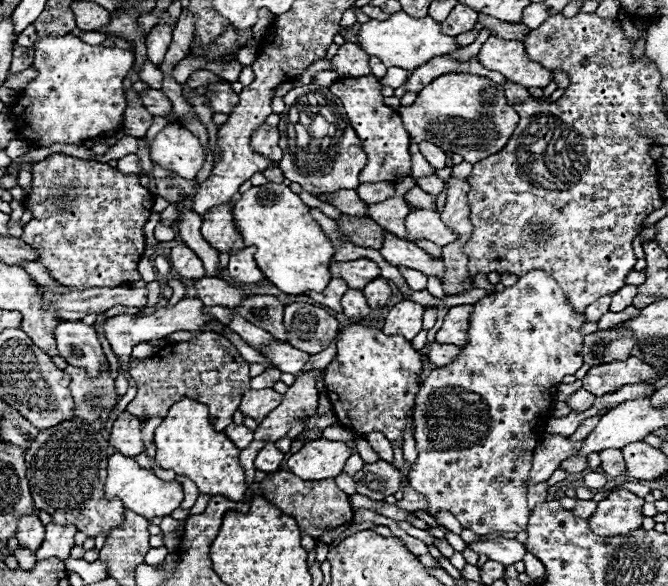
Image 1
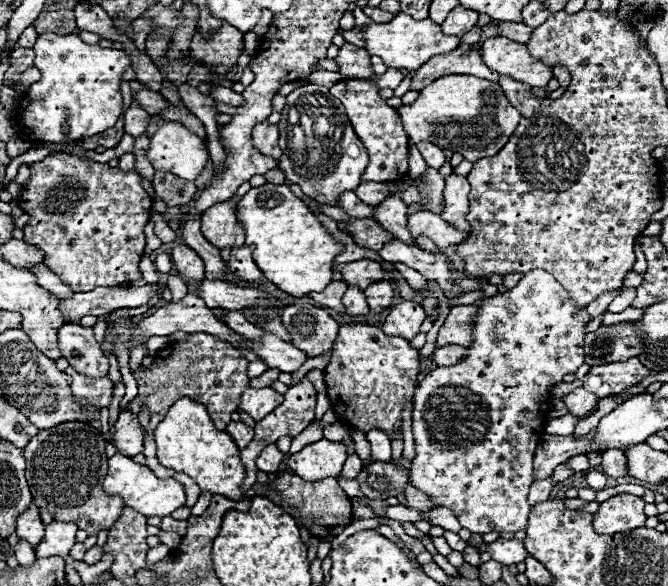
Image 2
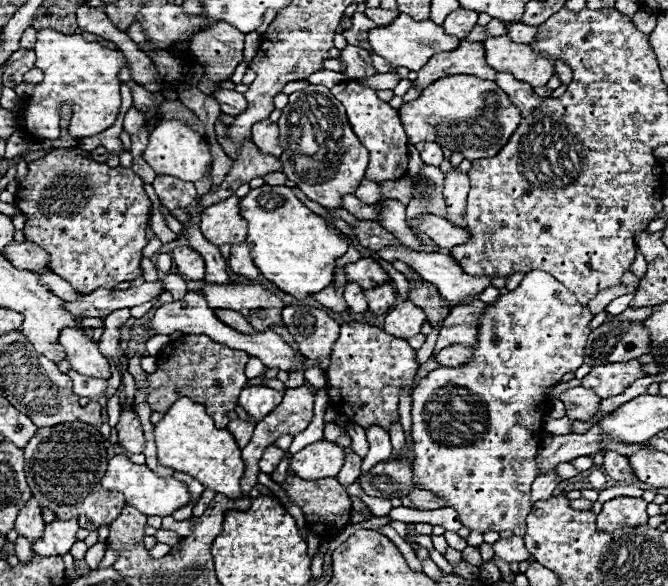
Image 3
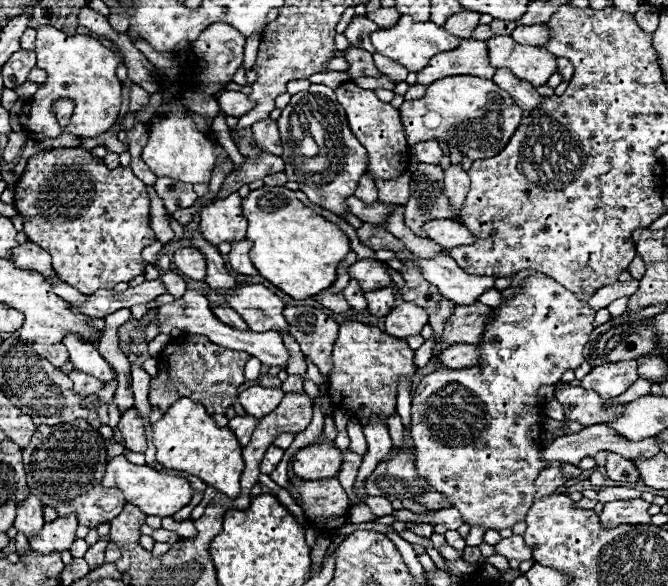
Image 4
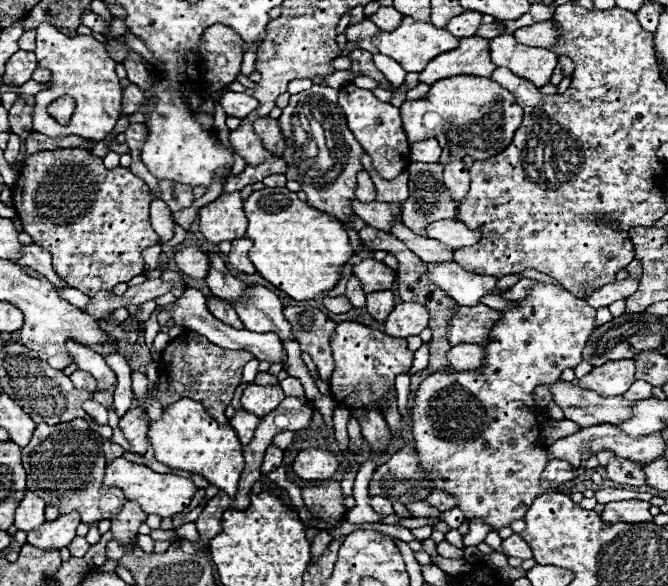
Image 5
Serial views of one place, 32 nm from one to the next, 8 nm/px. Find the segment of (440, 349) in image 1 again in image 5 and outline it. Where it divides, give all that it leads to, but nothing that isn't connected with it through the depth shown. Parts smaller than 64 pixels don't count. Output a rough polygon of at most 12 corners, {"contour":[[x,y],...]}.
{"contour":[[456,344],[446,360],[456,372],[480,368],[480,344]]}

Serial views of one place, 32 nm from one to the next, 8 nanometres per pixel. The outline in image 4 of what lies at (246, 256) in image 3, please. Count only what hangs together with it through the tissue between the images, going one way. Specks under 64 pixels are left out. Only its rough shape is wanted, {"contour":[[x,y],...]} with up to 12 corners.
{"contour":[[250,240],[232,244],[228,264],[234,272],[256,276],[248,258]]}

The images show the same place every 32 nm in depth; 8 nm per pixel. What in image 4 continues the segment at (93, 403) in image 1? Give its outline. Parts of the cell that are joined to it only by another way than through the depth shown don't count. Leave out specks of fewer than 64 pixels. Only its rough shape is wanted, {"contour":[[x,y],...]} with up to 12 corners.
{"contour":[[72,370],[74,390],[84,396],[96,396],[104,382]]}

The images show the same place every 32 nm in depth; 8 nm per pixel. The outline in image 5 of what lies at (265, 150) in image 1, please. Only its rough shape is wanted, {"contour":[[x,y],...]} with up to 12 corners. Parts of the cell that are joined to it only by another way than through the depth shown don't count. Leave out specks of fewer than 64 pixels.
{"contour":[[260,118],[254,132],[264,148],[280,156],[284,138],[278,120]]}

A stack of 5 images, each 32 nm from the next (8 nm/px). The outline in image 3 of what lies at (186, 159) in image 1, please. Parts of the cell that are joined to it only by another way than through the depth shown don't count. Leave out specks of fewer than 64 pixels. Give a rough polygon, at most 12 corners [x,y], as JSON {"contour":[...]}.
{"contour":[[162,120],[144,158],[158,174],[200,180],[208,142],[180,120]]}

